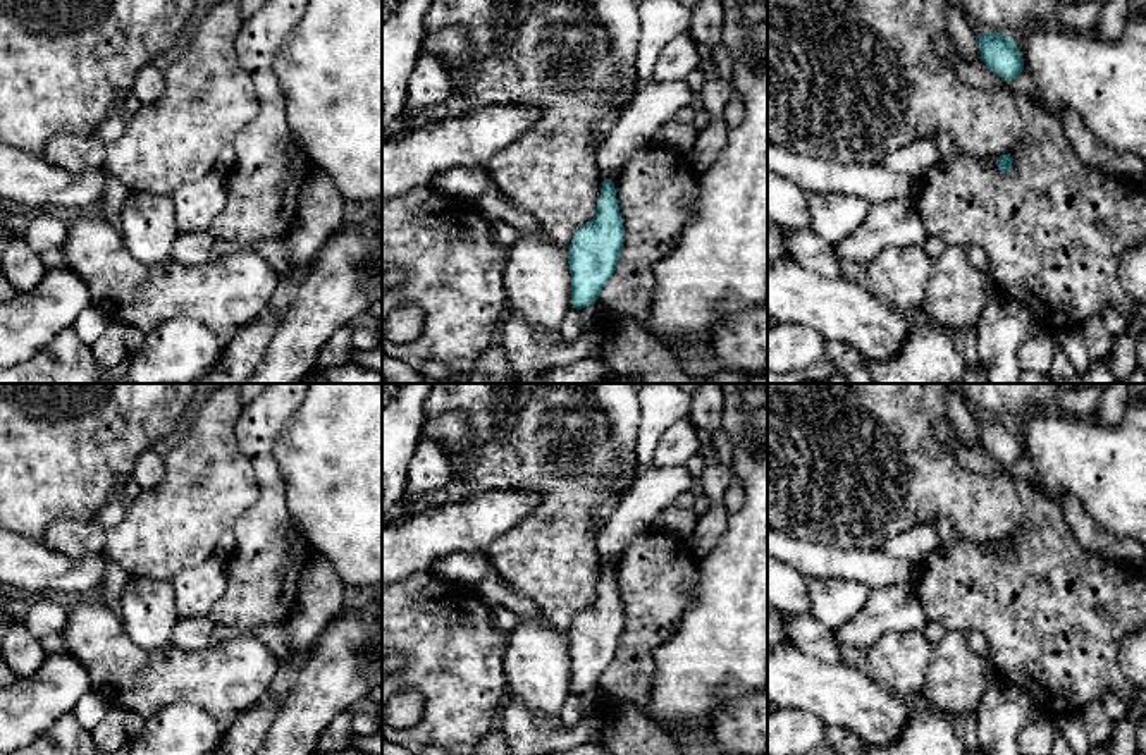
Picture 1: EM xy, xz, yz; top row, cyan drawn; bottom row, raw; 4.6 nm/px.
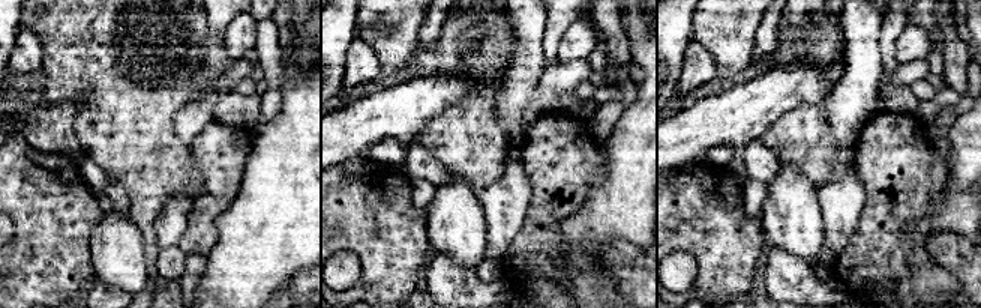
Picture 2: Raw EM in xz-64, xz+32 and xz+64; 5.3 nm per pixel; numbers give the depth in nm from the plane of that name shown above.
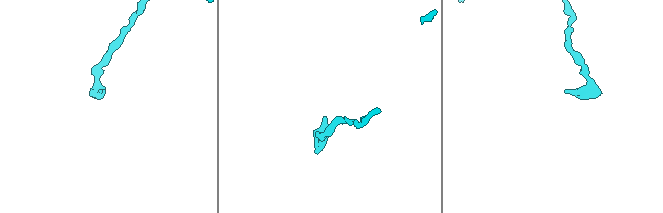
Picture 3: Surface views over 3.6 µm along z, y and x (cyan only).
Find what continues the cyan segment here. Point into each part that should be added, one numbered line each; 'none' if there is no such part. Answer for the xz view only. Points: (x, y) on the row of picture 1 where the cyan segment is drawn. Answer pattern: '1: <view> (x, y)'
none

